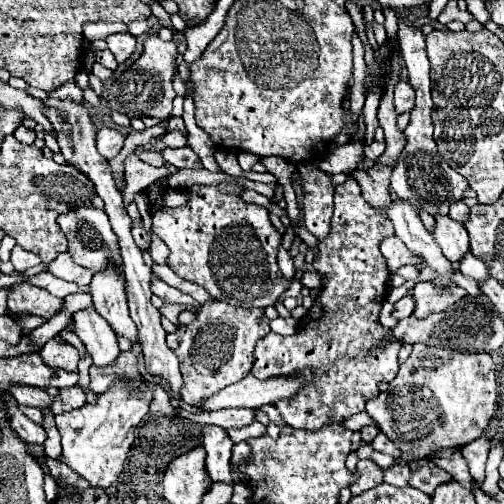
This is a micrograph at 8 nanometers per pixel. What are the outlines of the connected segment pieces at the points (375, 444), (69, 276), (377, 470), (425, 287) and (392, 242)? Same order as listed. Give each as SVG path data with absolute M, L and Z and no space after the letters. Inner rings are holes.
M378 434L378 436L370 442L370 446L372 446L376 452L384 452L384 454L394 456L394 444L392 444L390 438L386 438L384 434Z
M68 252L58 254L56 260L52 260L52 262L48 264L48 272L54 274L56 278L66 280L66 282L76 282L78 286L90 284L92 276L94 276L94 272L90 272L90 270L86 270L86 268L74 264L74 260L70 258Z
M358 460L356 472L358 472L358 478L350 486L352 496L358 496L358 494L362 494L382 482L382 468L372 460Z
M418 282L414 286L412 298L414 298L414 312L412 316L416 318L426 318L430 314L438 314L446 310L450 304L458 302L466 294L464 288L460 286L448 286L444 292L436 292L430 282Z
M390 236L386 240L382 240L380 250L388 262L388 270L390 274L394 274L398 268L406 266L406 264L422 264L422 258L414 256L406 244L402 240L398 240L398 236Z

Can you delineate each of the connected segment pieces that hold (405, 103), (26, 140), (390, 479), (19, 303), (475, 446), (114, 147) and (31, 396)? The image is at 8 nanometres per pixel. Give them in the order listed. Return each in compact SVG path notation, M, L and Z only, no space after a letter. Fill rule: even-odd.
M398 82L394 88L394 106L396 112L410 112L414 106L414 88L410 88L408 82Z
M19 126L13 135L18 141L26 145L33 144L36 139L36 132L33 129L29 129L24 126Z
M394 464L390 470L384 470L384 482L392 484L392 486L398 486L398 488L408 486L410 476L412 476L412 472L410 472L408 466L398 466L398 464Z
M28 282L18 284L8 296L8 308L12 312L34 314L44 320L50 320L54 314L58 314L62 306L64 306L62 298L52 296L48 290L32 286Z
M482 434L480 438L476 438L474 442L470 442L470 444L466 444L466 446L462 448L462 456L464 456L466 464L468 464L468 470L470 470L472 478L474 478L478 484L480 484L480 482L484 482L486 454L488 454L490 444L492 444L490 436Z
M100 128L98 134L96 134L98 152L100 152L106 160L114 158L114 156L120 152L124 140L126 140L126 136L124 136L122 132L114 130L114 128Z
M12 386L8 392L14 394L14 398L24 406L34 406L40 410L50 410L50 402L54 400L48 396L44 388L32 388L32 386Z

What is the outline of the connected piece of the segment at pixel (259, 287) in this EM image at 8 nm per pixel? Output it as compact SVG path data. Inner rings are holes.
M238 184L192 186L186 206L154 212L152 232L170 248L168 266L184 280L200 284L216 300L232 306L266 308L290 286L278 268L276 254L282 234L270 222L268 210L238 198Z

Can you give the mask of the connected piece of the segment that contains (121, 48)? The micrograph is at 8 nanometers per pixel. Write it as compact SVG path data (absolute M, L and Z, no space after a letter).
M110 34L106 42L108 42L108 50L116 56L118 64L124 64L136 50L136 38L130 34Z

